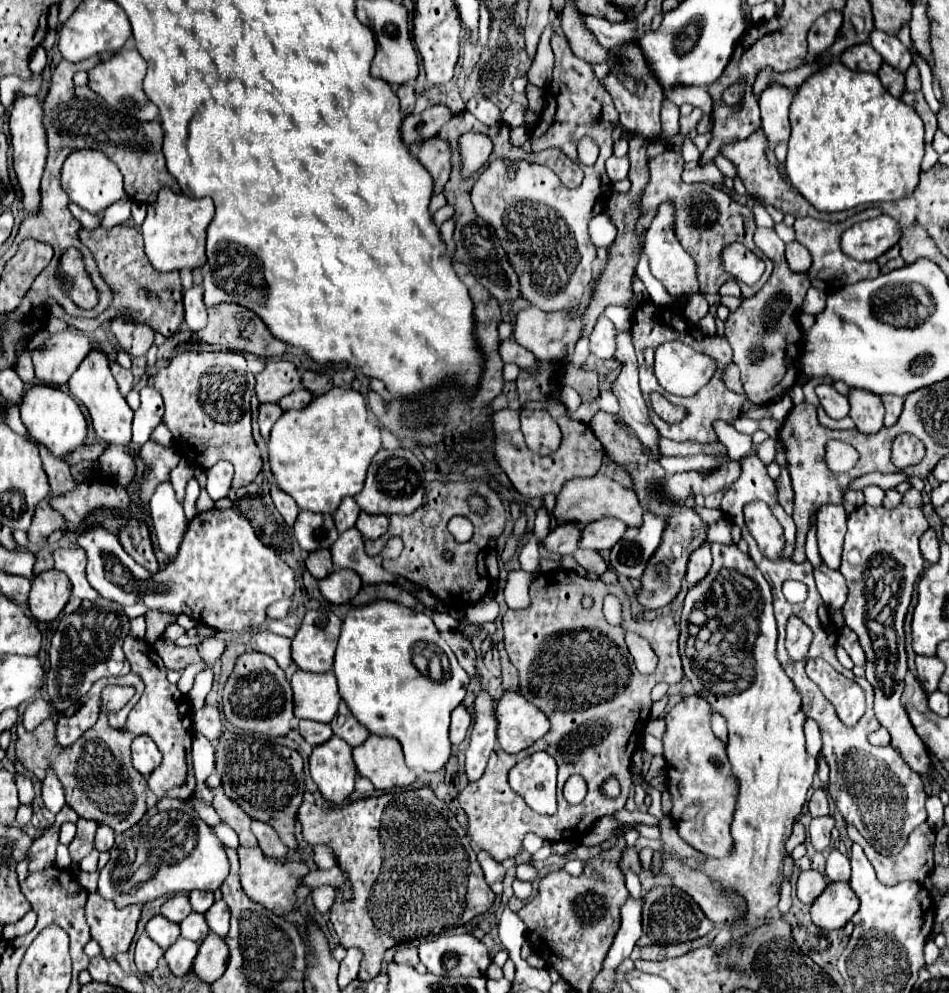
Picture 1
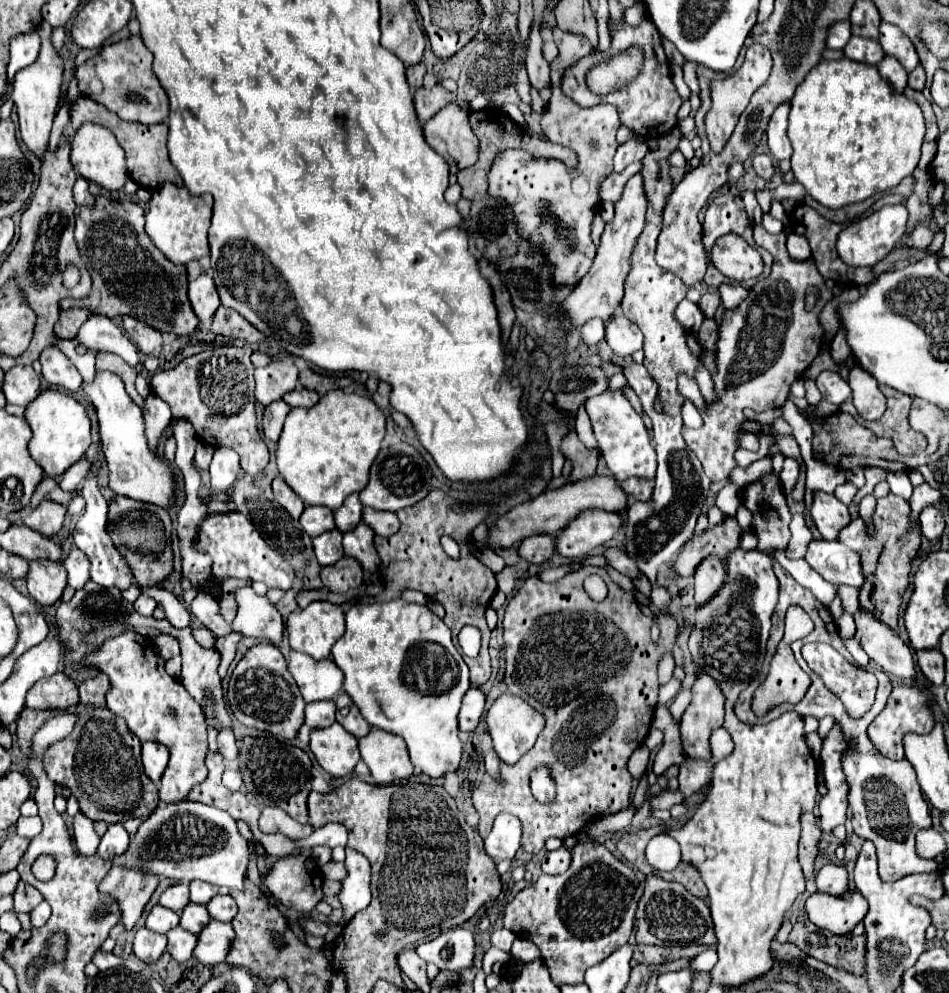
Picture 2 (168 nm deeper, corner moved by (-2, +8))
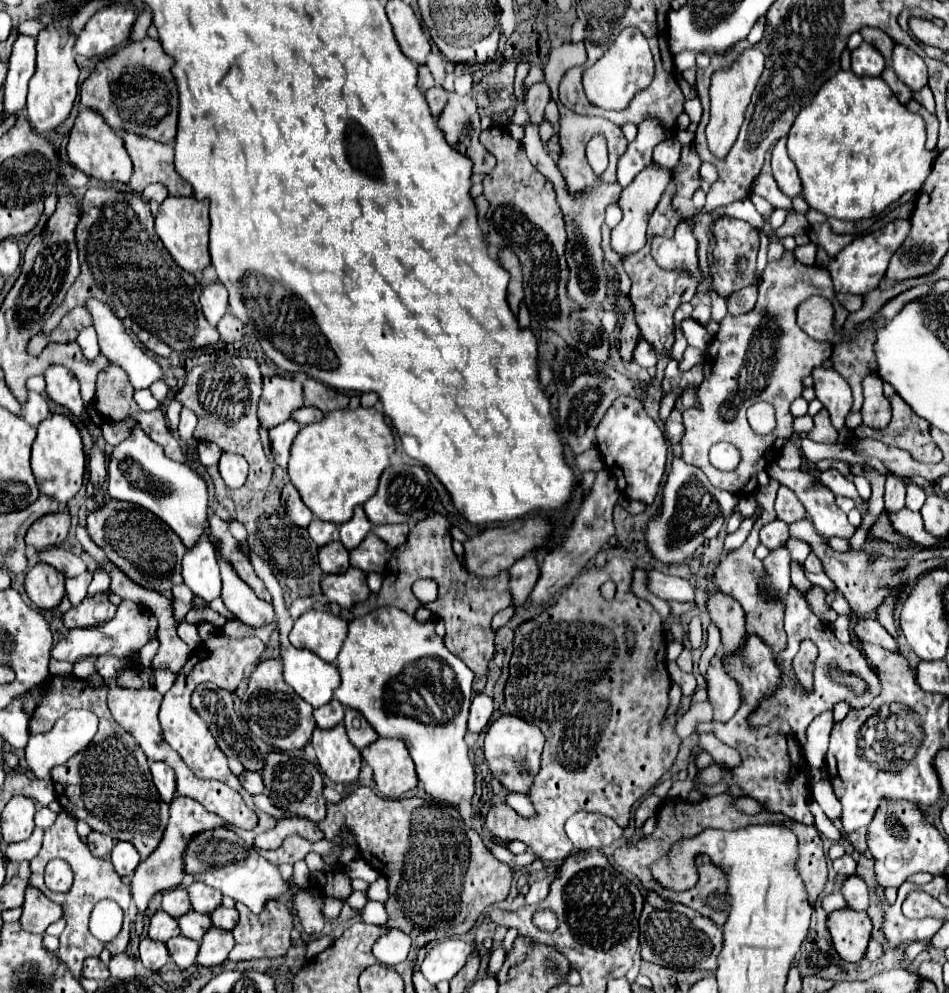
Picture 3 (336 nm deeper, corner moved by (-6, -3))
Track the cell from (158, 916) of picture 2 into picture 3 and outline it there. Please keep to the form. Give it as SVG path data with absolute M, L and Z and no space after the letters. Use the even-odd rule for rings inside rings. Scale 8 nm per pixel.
M158 910L152 920L150 920L150 930L148 936L152 940L160 940L160 942L168 942L174 936L180 936L180 928L178 928L178 920L174 920L170 914L166 914L164 910Z

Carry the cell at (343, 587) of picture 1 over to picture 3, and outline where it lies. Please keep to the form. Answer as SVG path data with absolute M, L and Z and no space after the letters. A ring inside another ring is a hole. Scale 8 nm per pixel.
M350 568L342 574L324 576L322 592L330 602L336 602L342 608L352 608L356 602L362 602L370 596L370 590L366 586L366 574L356 568Z

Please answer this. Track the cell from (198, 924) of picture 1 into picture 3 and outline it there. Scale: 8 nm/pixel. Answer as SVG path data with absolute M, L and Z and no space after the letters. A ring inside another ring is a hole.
M190 910L188 914L184 914L180 920L180 930L184 936L200 942L200 938L206 934L206 930L212 926L210 916L206 914L196 914L194 910Z

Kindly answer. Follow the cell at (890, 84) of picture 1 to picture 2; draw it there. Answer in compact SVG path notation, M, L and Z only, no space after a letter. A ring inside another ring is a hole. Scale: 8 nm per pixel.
M884 57L882 63L878 65L878 71L880 71L880 75L890 83L890 87L892 87L896 93L902 93L902 91L906 89L908 73L906 73L906 69L904 69L894 57Z

